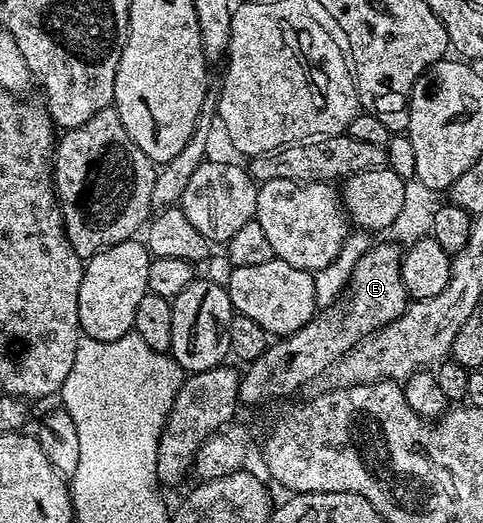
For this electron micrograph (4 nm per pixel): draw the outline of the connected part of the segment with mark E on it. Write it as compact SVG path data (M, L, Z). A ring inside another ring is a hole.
M373 244L369 247L366 255L362 255L362 259L356 261L343 293L331 305L319 312L311 321L307 321L297 333L273 340L267 351L243 370L240 379L240 401L248 405L264 405L267 401L276 401L279 397L288 397L291 393L298 392L315 377L321 378L334 362L345 357L355 345L362 343L371 333L377 333L382 327L394 323L394 319L398 319L398 315L402 315L410 304L400 274L401 256L401 246Z

